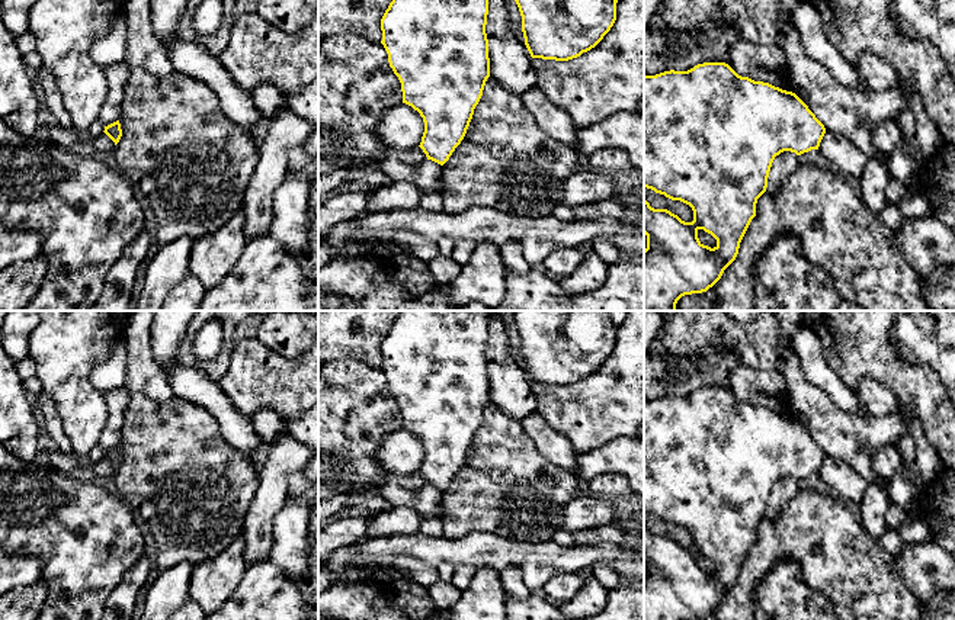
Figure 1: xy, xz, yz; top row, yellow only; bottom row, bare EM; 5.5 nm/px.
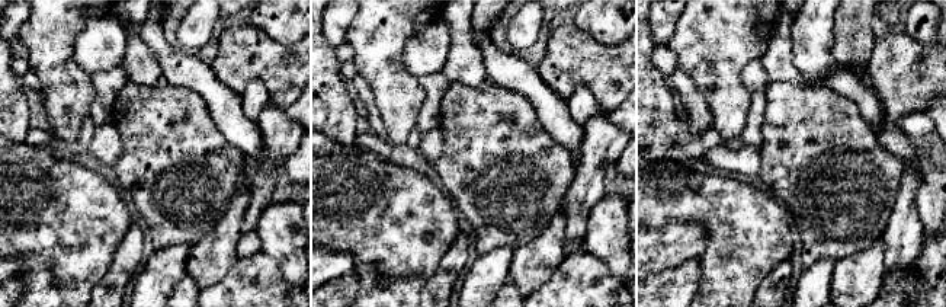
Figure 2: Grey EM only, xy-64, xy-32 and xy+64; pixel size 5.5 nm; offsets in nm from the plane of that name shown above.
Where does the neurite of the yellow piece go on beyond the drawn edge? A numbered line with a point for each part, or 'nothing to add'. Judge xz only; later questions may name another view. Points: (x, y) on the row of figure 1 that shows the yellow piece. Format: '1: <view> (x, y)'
nothing to add

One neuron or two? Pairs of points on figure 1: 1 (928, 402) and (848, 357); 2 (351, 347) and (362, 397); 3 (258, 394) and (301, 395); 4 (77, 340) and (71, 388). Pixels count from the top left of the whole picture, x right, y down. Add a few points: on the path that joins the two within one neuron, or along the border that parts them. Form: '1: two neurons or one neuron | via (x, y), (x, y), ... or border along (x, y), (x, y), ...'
1: one neuron | via (907, 382), (877, 357), (868, 357)
2: two neurons | border along (333, 359), (358, 359), (380, 368)
3: one neuron | via (268, 394), (291, 394)
4: one neuron | via (76, 352), (74, 376)

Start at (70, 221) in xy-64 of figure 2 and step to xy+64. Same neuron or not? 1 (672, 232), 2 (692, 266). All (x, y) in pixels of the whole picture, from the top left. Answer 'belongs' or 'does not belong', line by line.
1: does not belong
2: does not belong

